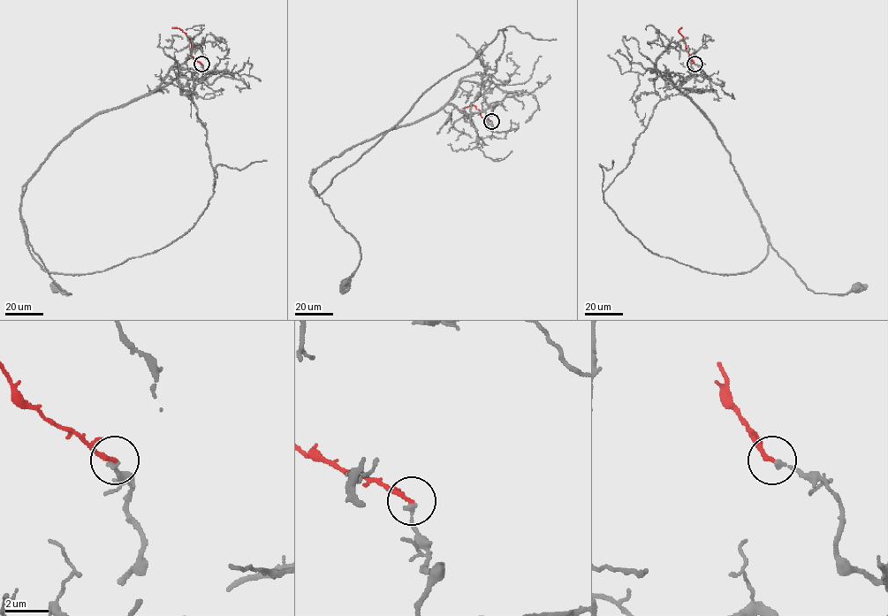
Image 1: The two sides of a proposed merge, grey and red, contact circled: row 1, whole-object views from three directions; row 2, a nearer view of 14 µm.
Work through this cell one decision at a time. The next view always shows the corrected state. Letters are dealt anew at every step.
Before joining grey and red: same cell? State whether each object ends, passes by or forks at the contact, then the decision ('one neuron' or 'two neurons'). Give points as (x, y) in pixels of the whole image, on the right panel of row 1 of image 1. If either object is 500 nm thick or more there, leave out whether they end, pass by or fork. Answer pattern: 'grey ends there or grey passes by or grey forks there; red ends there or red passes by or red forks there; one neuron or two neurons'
grey ends there; red ends there; two neurons

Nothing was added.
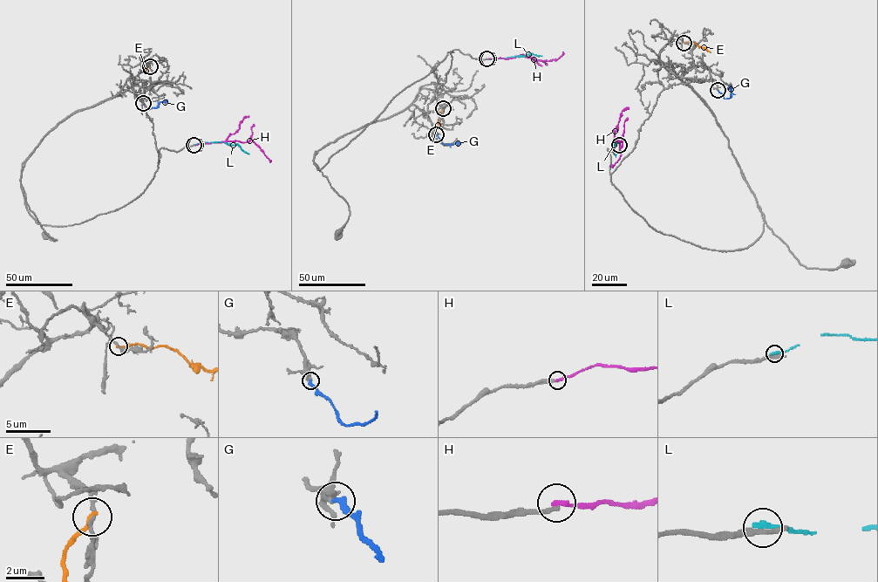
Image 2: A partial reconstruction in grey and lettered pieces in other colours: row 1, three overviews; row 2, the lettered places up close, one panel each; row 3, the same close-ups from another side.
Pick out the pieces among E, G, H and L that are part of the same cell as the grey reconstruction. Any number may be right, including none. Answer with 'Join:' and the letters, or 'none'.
Join: G

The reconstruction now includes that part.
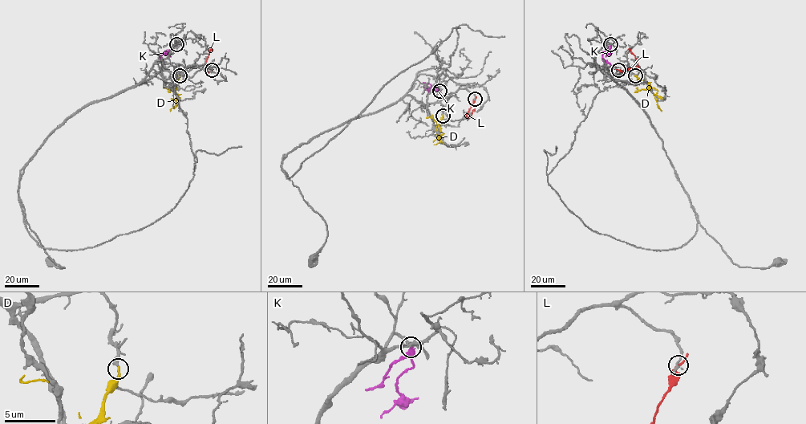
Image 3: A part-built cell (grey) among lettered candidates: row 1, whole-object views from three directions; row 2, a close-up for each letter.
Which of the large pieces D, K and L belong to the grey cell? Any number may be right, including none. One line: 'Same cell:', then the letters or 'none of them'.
Same cell: none of them

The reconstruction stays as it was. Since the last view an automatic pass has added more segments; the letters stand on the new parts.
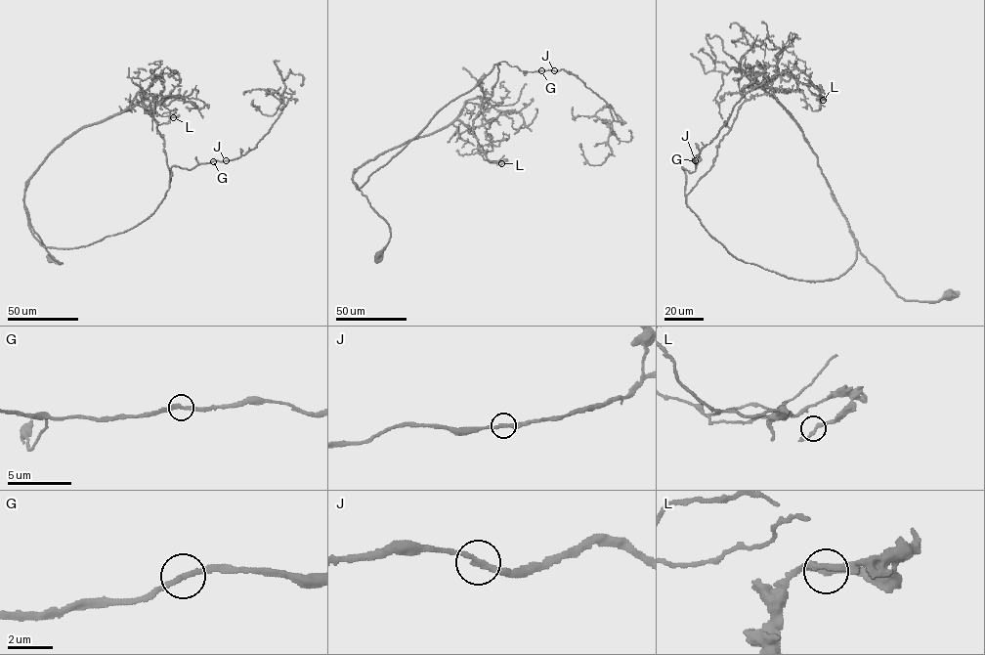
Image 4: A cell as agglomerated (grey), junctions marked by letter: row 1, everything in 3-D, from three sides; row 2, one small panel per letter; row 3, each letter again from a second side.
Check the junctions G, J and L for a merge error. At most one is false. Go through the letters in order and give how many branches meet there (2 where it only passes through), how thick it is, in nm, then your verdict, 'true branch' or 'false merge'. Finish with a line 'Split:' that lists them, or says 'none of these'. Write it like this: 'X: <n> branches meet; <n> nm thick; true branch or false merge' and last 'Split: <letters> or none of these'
G: 2 branches meet; 260 nm thick; true branch
J: 2 branches meet; 240 nm thick; true branch
L: 2 branches meet; 240 nm thick; true branch
Split: none of these

